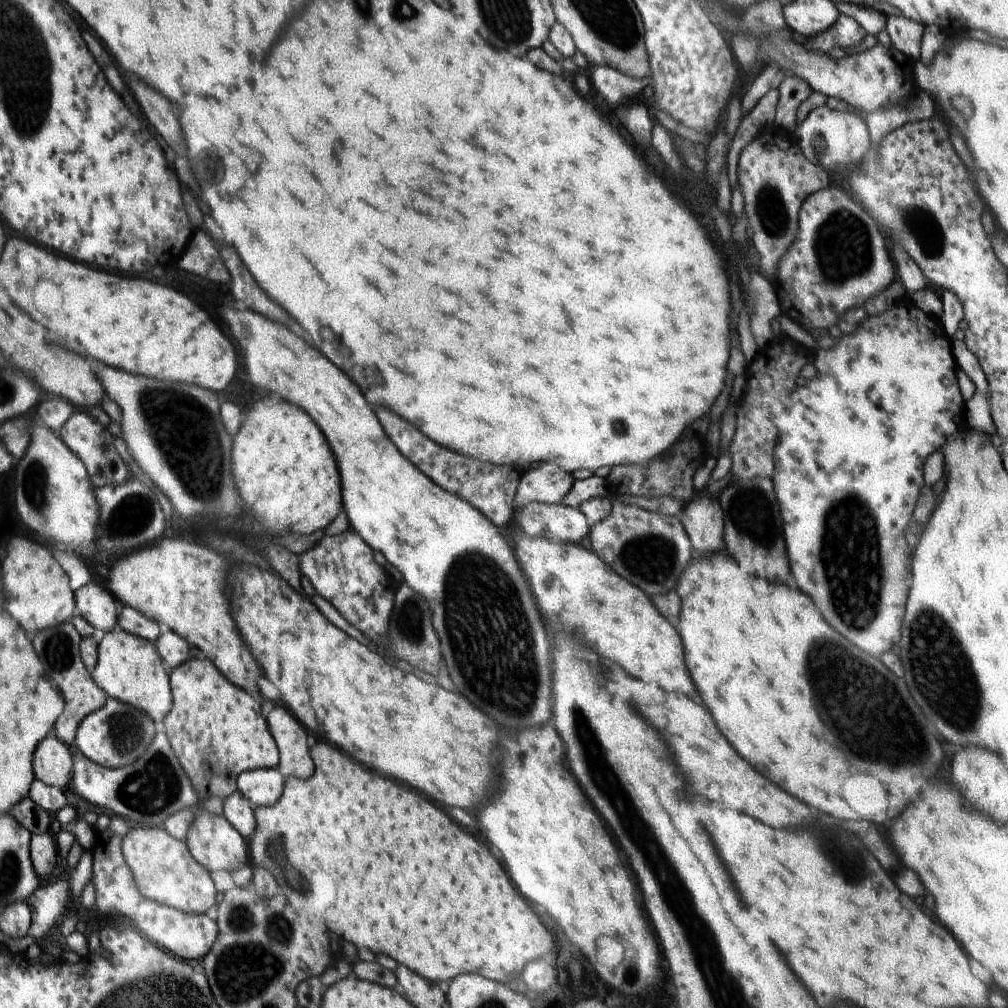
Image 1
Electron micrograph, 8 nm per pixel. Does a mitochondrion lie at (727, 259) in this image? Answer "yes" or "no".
no

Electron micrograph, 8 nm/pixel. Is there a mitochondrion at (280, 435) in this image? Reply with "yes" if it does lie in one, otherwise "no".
no

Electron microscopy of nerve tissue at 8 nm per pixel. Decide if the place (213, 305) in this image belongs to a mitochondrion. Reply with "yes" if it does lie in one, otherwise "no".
no

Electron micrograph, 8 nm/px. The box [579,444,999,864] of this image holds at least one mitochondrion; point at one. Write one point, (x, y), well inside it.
(875, 721)

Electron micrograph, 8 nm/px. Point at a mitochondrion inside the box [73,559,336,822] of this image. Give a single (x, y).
(152, 787)

